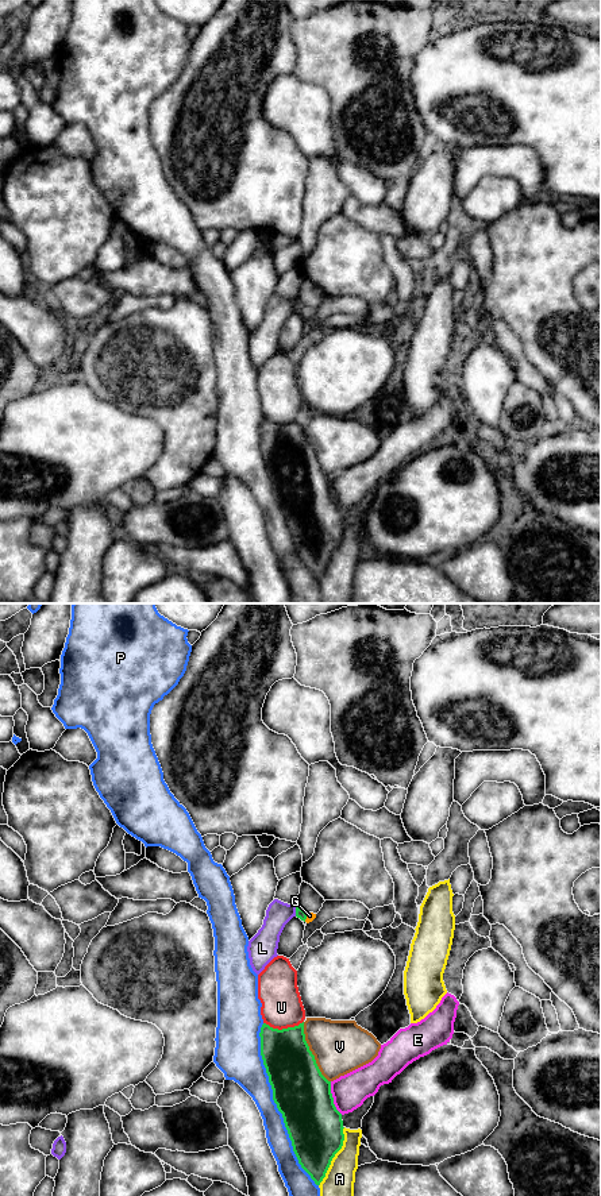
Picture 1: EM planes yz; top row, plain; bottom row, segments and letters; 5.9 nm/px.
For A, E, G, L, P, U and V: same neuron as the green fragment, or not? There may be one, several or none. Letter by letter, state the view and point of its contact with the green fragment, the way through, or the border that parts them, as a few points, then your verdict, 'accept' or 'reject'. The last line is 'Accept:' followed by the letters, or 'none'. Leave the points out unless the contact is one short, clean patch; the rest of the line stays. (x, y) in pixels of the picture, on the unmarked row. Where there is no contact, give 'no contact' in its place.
A: meets green in yz at (334, 551); reject
E: meets green in yz at (332, 493); border along yz (330, 477), (332, 498), (342, 509); reject
G: meets green in yz at (305, 312); runs through yz (300, 308), (305, 312), (309, 311); accept
L: meets green in yz at (296, 307); reject
P: meets green in yz at (276, 498); reject
U: meets green in yz at (282, 424); reject
V: meets green in yz at (311, 447); reject
Accept: G

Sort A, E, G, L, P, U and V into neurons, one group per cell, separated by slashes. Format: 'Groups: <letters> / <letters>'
Groups: A / E / G / L / P / U / V

